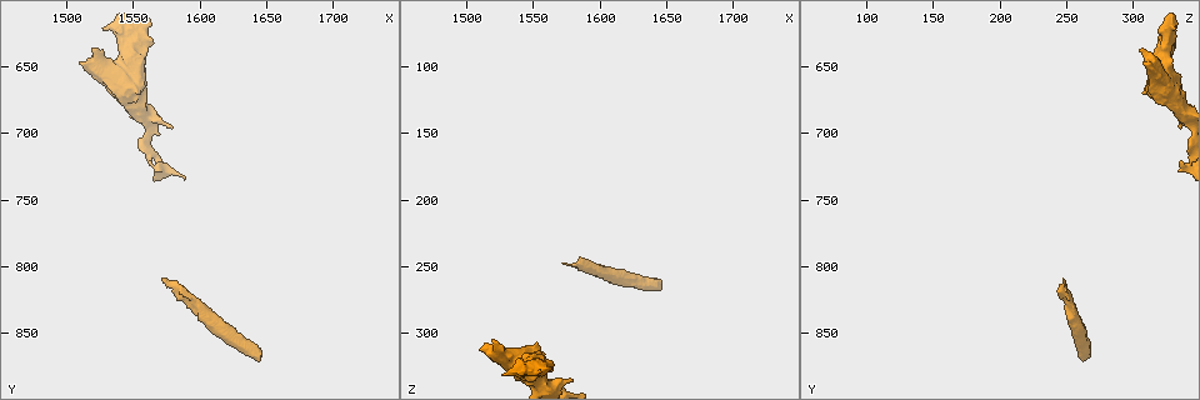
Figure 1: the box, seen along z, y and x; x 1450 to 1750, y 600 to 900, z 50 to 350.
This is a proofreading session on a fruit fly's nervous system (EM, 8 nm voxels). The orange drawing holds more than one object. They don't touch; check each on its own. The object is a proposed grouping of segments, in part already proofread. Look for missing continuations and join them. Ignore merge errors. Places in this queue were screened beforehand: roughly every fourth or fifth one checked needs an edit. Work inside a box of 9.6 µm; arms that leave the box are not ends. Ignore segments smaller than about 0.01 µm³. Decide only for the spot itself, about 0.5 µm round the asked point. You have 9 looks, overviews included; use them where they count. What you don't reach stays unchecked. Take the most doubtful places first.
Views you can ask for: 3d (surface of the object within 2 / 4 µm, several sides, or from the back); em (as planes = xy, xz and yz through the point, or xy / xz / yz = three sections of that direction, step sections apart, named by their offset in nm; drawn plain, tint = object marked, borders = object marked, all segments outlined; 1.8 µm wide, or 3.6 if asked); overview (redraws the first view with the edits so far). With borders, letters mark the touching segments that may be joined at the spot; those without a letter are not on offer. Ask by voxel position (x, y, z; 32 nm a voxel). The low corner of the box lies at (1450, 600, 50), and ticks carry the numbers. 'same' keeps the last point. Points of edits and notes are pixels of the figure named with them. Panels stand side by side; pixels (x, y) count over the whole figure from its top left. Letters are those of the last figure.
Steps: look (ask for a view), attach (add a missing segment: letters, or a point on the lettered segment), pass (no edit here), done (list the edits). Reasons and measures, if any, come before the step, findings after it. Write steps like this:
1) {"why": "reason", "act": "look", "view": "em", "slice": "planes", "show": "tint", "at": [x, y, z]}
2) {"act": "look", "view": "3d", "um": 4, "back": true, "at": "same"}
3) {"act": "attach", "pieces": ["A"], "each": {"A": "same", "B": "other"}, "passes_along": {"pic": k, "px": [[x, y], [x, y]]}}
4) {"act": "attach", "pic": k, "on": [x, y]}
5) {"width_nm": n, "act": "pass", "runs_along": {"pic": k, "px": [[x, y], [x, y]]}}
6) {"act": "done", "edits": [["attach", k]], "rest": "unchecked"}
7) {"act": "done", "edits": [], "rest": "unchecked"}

{"why": "branch stops here", "act": "look", "view": "em", "um": 3.6, "slice": "planes", "show": "borders", "at": [1642, 870, 262]}

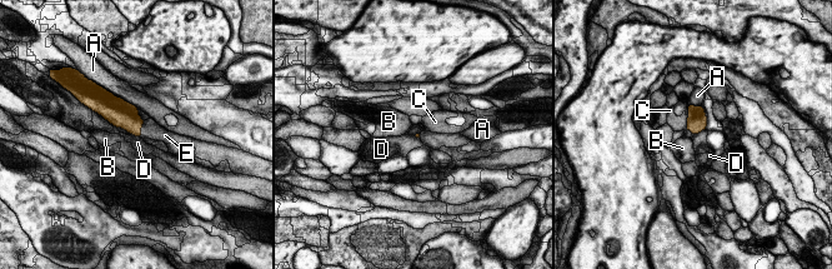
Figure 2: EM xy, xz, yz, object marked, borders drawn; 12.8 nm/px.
{"longest_contact_nm": ["A", 360], "act": "attach", "pieces": ["E"], "each": {"A": "other", "B": "other", "C": "other", "D": "other", "E": "same"}, "passes_along": {"pic": 2, "px": [[126, 116], [140, 129], [150, 129]]}, "found": "it goes on there"}

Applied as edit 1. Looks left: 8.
{"act": "look", "view": "overview"}

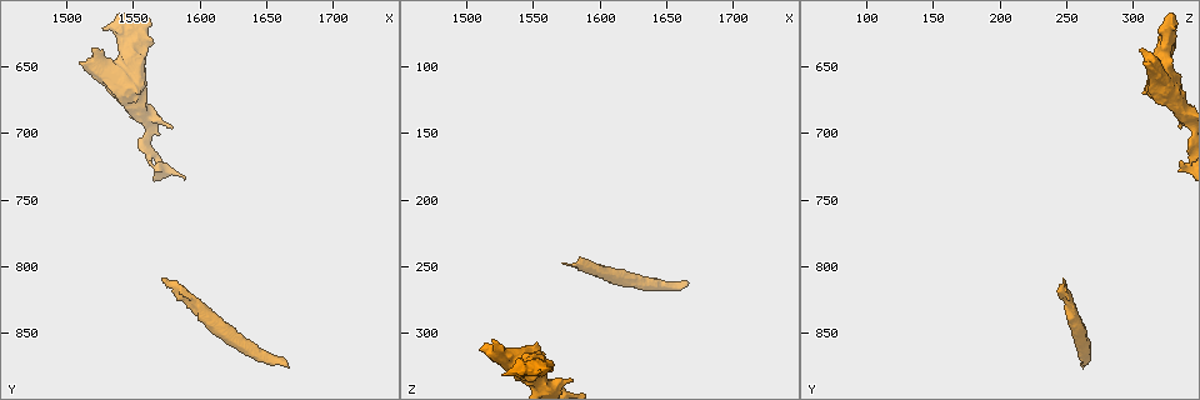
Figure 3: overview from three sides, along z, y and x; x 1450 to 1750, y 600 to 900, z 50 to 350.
{"why": "sudden change in width", "act": "look", "view": "em", "um": 3.6, "slice": "planes", "show": "borders", "at": [1592, 824, 250]}

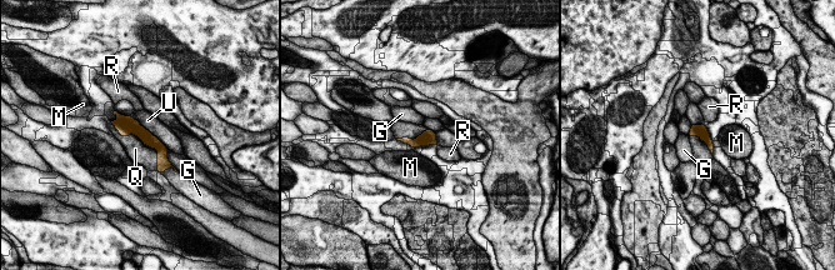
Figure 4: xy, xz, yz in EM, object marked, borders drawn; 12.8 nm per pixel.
{"longest_contact_nm": ["Q", 900], "act": "attach", "pieces": ["Q"], "each": {"G": "other", "M": "other", "Q": "same", "R": "other", "U": "other"}, "passes_along": {"pic": 4, "px": [[133, 125], [143, 141], [135, 149]]}, "found": "it goes on there"}

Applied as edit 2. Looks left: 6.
{"why": "free end", "act": "look", "view": "em", "slice": "planes", "show": "borders", "at": [1562, 618, 324]}

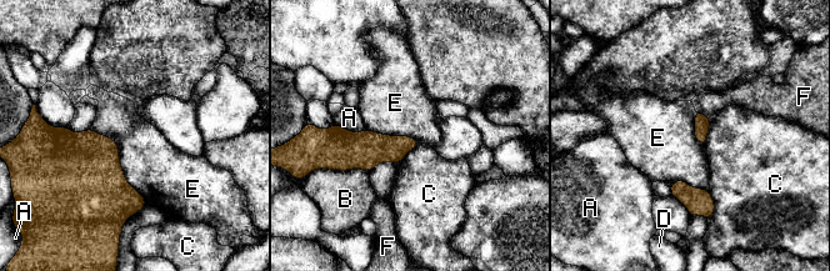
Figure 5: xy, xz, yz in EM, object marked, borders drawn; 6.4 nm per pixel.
{"act": "pass", "each": {"A": "other", "B": "other", "C": "other", "D": "other", "E": "other", "F": "other"}, "border": {"pic": 5, "px": [[90, 128], [116, 144], [146, 202]]}, "found": "no lettered segment goes on from it"}

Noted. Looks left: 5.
{"act": "done", "edits": [["attach", 2], ["attach", 4]], "rest": "unchecked"}

